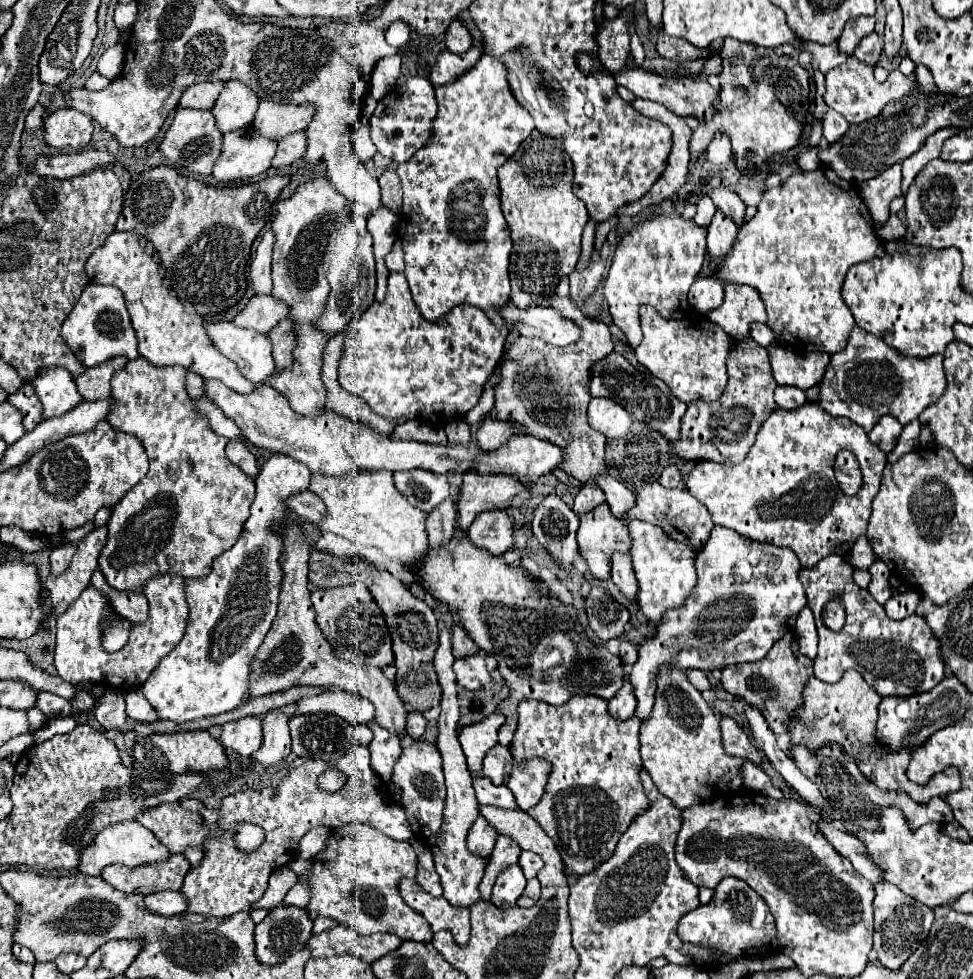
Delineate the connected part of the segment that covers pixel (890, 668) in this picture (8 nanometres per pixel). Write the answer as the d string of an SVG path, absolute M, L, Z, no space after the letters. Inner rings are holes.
M842 556L822 558L812 568L802 568L798 578L806 588L808 608L814 612L818 628L818 654L814 658L814 676L824 682L836 682L848 668L854 668L880 696L910 696L932 690L944 678L944 662L938 650L938 640L932 636L930 626L920 616L892 620L886 616L868 590L852 580L854 568ZM840 598L846 608L846 624L840 632L832 632L824 620L824 606Z

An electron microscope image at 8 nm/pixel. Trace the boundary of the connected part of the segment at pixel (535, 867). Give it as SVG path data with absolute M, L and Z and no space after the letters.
M522 852L520 854L520 866L522 866L526 878L534 878L536 872L542 868L542 864L544 864L542 858L536 856L536 854L532 854L532 852Z

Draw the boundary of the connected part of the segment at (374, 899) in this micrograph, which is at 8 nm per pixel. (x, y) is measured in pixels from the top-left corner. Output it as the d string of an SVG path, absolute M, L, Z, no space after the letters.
M344 824L330 832L330 838L308 870L310 902L306 910L328 916L338 924L356 928L358 934L390 932L402 940L430 942L432 932L424 916L404 904L398 892L402 878L416 876L416 852L408 842L390 840L384 834L374 834L366 824Z

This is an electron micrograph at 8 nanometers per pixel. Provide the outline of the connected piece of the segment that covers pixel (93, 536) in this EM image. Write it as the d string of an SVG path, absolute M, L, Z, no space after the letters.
M102 526L84 536L66 572L54 578L48 588L48 602L52 610L58 606L58 616L84 592L84 588L90 586L90 576L98 566L98 554L106 544L106 534L106 526Z

